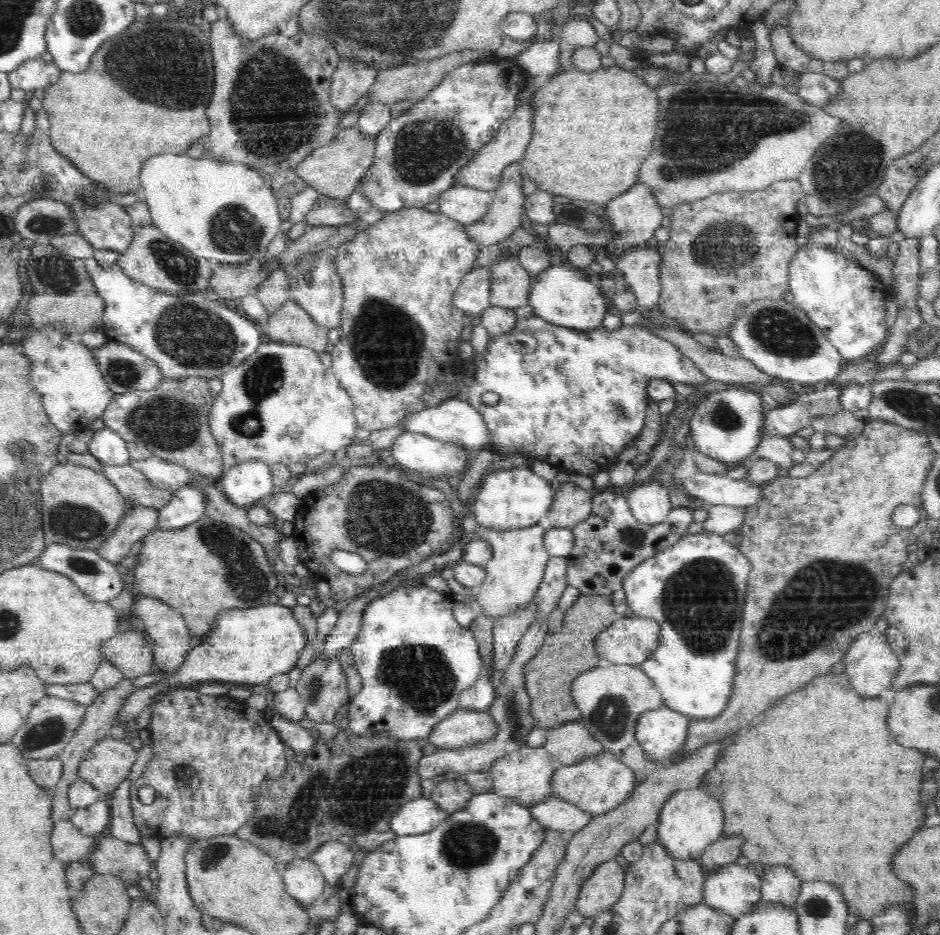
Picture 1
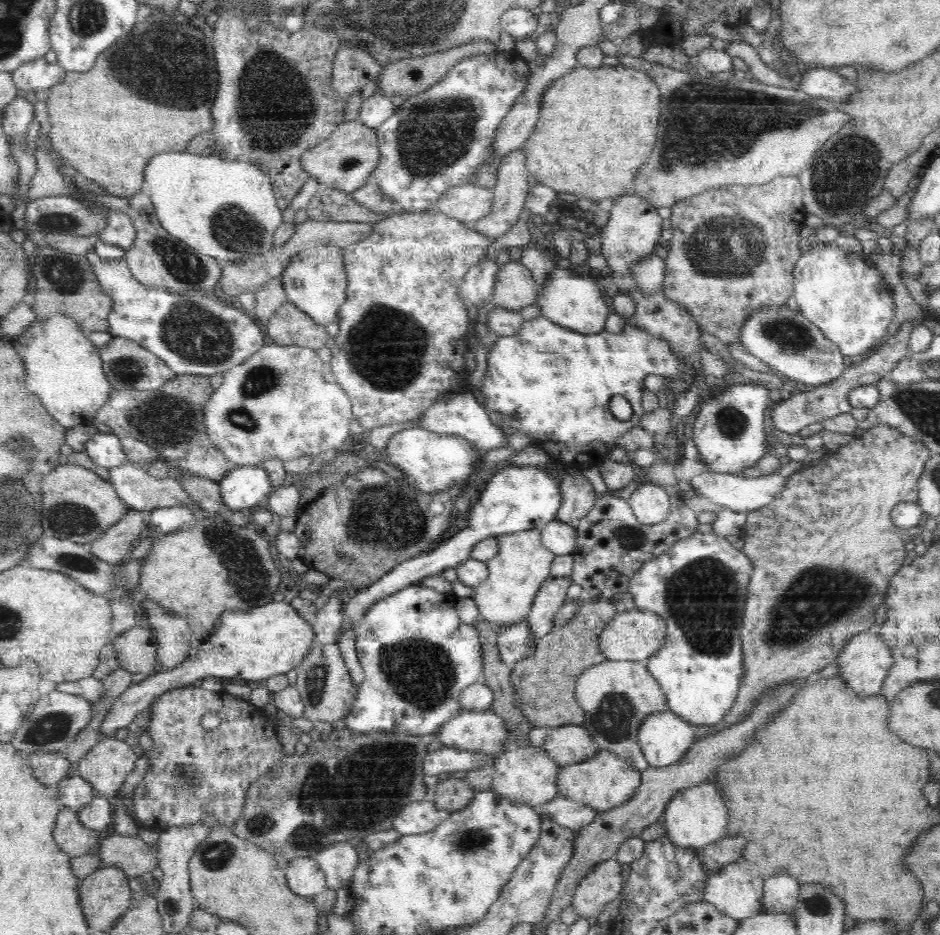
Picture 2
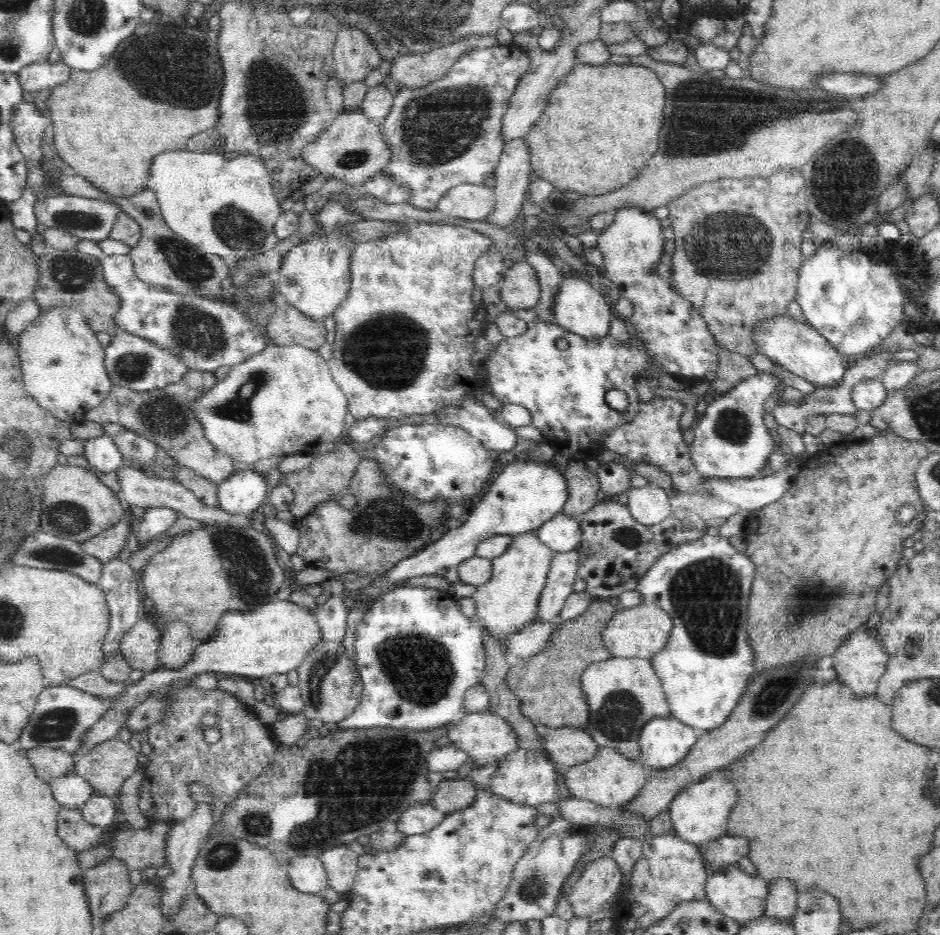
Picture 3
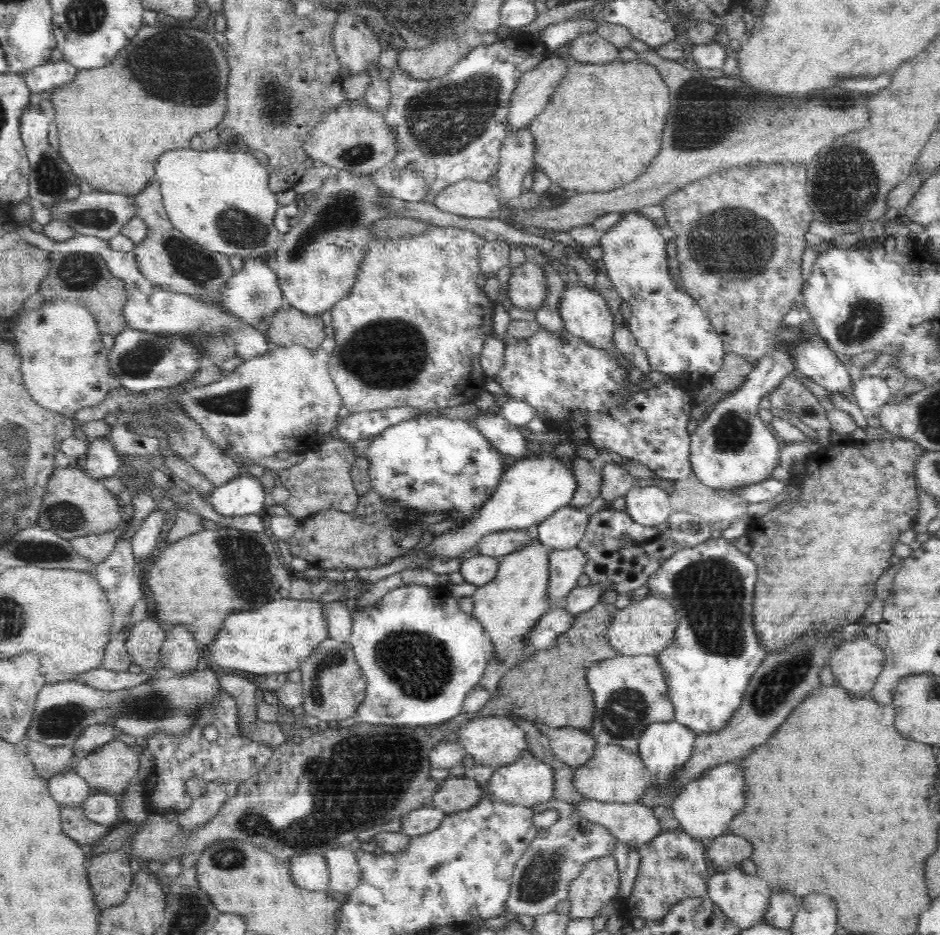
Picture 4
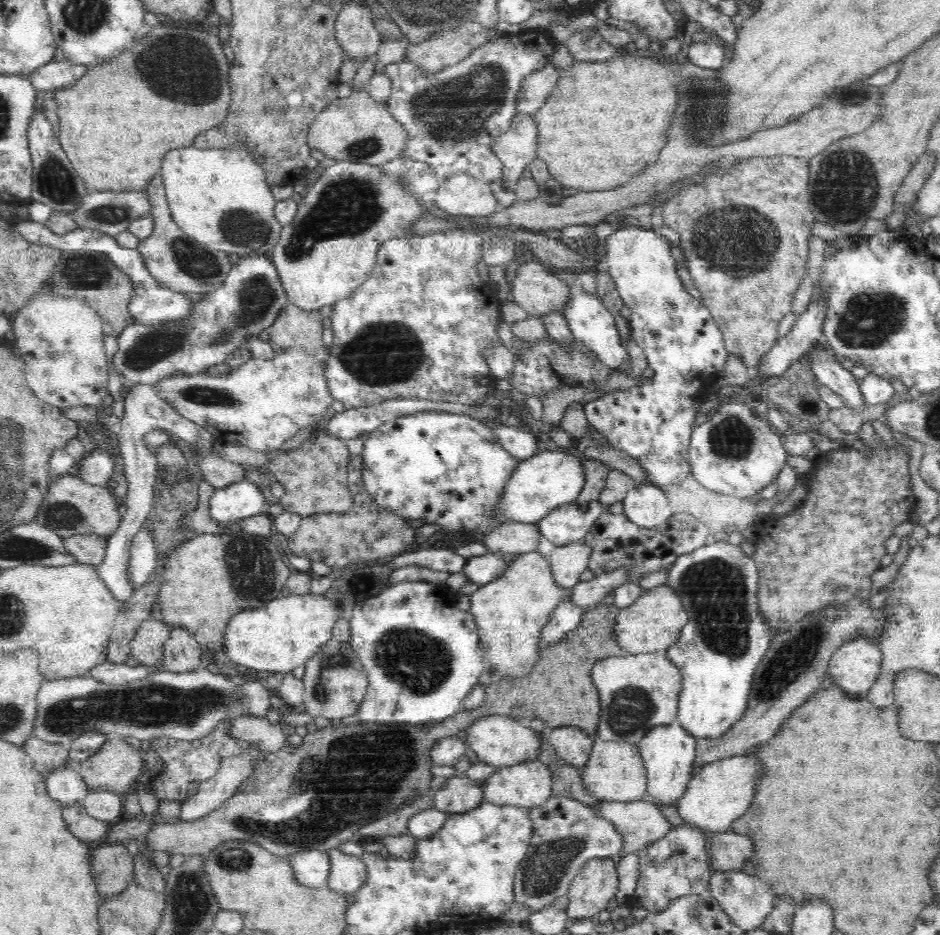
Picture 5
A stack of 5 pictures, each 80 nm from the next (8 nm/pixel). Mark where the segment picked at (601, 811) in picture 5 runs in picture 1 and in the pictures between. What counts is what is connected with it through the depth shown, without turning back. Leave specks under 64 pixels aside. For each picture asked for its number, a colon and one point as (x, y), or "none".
1: (553, 813)
2: (566, 812)
3: (574, 810)
4: (634, 824)

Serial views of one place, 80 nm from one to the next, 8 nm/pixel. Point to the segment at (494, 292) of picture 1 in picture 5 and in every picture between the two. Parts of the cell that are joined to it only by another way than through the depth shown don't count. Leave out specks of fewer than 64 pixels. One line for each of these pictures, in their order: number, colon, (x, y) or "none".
2: (514, 289)
3: (519, 288)
4: (526, 289)
5: (534, 289)

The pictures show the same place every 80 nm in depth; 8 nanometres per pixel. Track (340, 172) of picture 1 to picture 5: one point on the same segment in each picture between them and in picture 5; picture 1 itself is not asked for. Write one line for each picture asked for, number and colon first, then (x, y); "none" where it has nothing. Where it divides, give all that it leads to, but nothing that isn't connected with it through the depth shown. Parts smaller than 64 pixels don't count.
2: (346, 159)
3: (352, 149)
4: (353, 137)
5: (357, 128)

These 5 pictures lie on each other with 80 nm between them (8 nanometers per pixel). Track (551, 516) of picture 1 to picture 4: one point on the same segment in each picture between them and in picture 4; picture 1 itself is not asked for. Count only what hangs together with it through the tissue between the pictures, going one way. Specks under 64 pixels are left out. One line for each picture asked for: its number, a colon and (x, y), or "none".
2: (578, 497)
3: (583, 485)
4: (589, 480)

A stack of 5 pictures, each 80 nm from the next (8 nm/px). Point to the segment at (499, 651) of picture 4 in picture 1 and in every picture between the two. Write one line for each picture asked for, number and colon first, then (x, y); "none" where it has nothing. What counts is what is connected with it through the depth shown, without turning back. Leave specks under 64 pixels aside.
1: (515, 569)
2: (516, 572)
3: (508, 601)

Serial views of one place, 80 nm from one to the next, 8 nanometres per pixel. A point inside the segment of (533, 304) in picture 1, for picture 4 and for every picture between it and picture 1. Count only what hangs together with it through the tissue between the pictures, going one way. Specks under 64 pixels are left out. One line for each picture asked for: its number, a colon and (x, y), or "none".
2: (575, 302)
3: (579, 307)
4: (585, 314)

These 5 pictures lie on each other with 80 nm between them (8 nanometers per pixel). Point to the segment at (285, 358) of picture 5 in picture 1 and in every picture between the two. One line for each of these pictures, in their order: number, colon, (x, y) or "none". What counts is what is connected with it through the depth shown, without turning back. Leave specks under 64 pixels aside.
1: (282, 405)
2: (283, 402)
3: (283, 401)
4: (284, 399)

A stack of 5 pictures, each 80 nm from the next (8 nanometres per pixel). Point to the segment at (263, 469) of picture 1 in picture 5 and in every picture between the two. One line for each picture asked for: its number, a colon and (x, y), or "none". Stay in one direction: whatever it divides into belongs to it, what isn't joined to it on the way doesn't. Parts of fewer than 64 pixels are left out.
2: (243, 487)
3: (244, 491)
4: (243, 495)
5: (237, 501)

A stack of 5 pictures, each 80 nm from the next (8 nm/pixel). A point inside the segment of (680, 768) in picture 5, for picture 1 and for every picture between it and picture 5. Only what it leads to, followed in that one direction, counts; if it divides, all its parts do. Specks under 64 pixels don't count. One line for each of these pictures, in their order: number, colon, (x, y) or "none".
1: (662, 732)
2: (664, 737)
3: (664, 742)
4: (664, 747)

